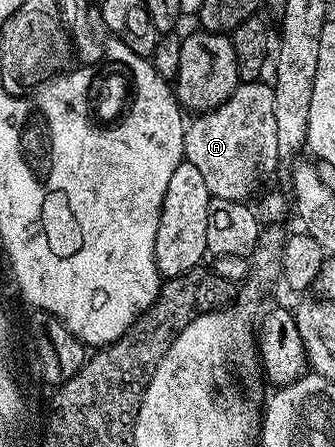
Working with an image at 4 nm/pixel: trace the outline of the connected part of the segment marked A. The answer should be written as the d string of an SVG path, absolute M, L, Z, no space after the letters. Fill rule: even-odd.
M240 82L219 107L196 114L183 133L186 162L197 165L209 193L217 199L250 200L251 194L279 167L277 124L273 113L274 86L270 82Z

